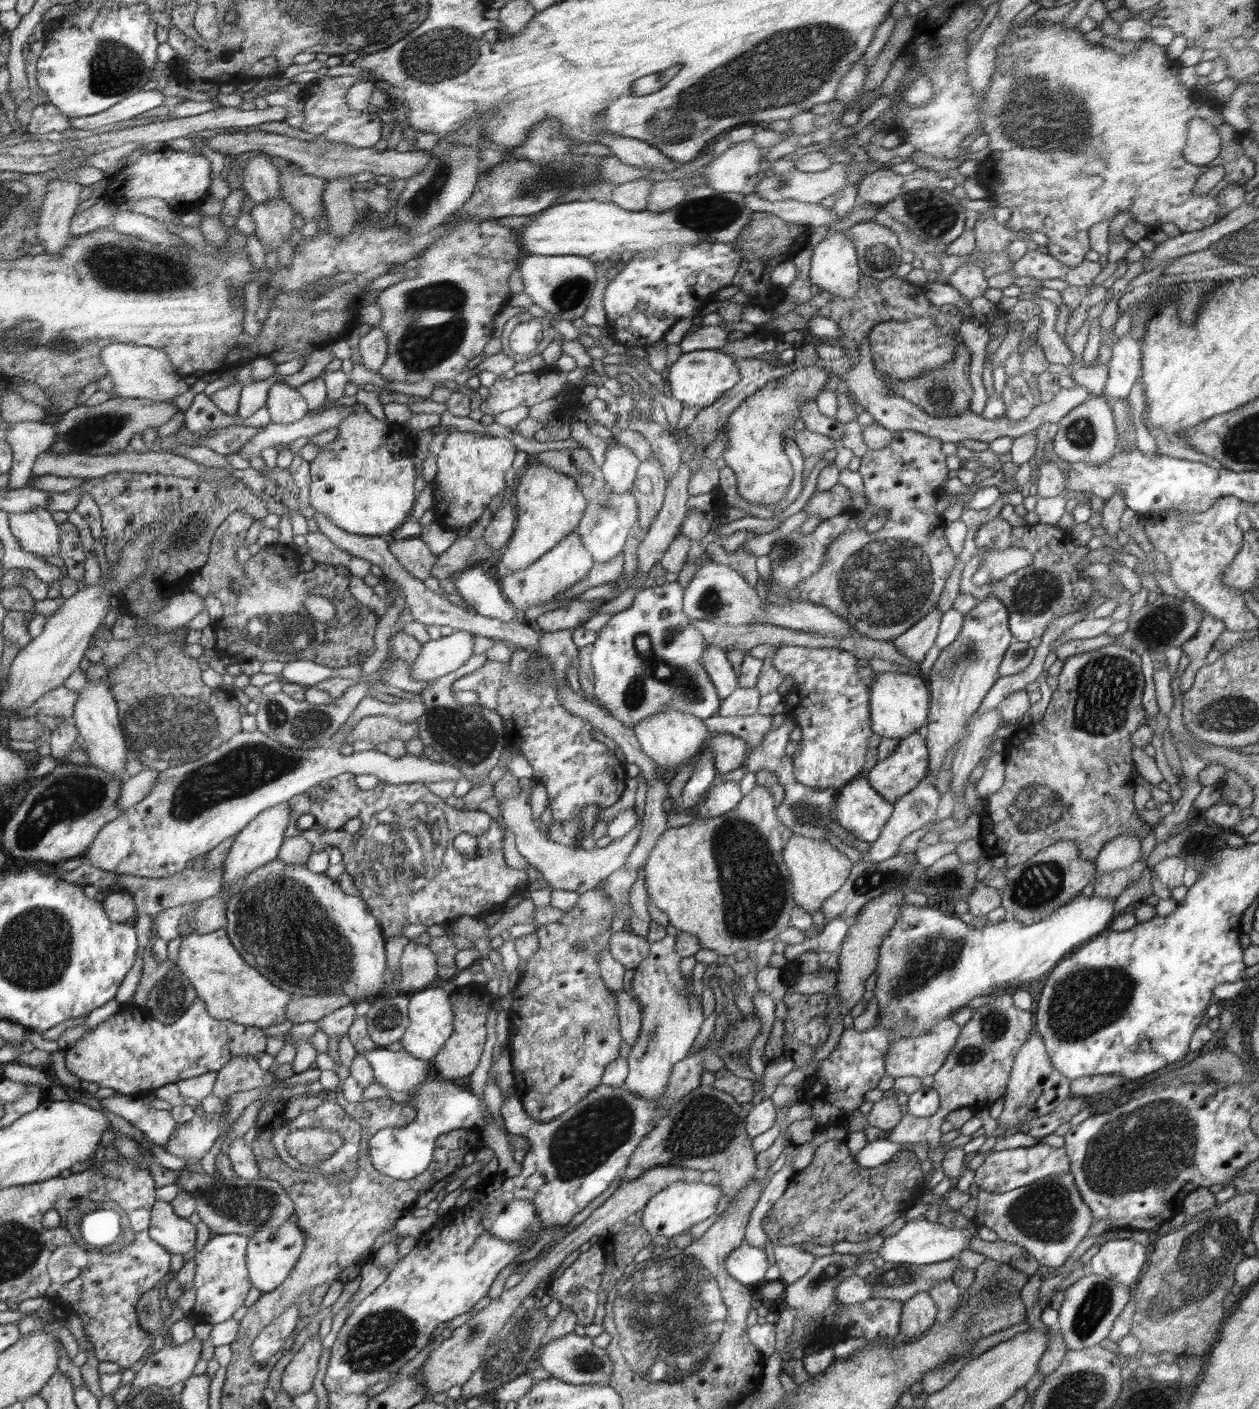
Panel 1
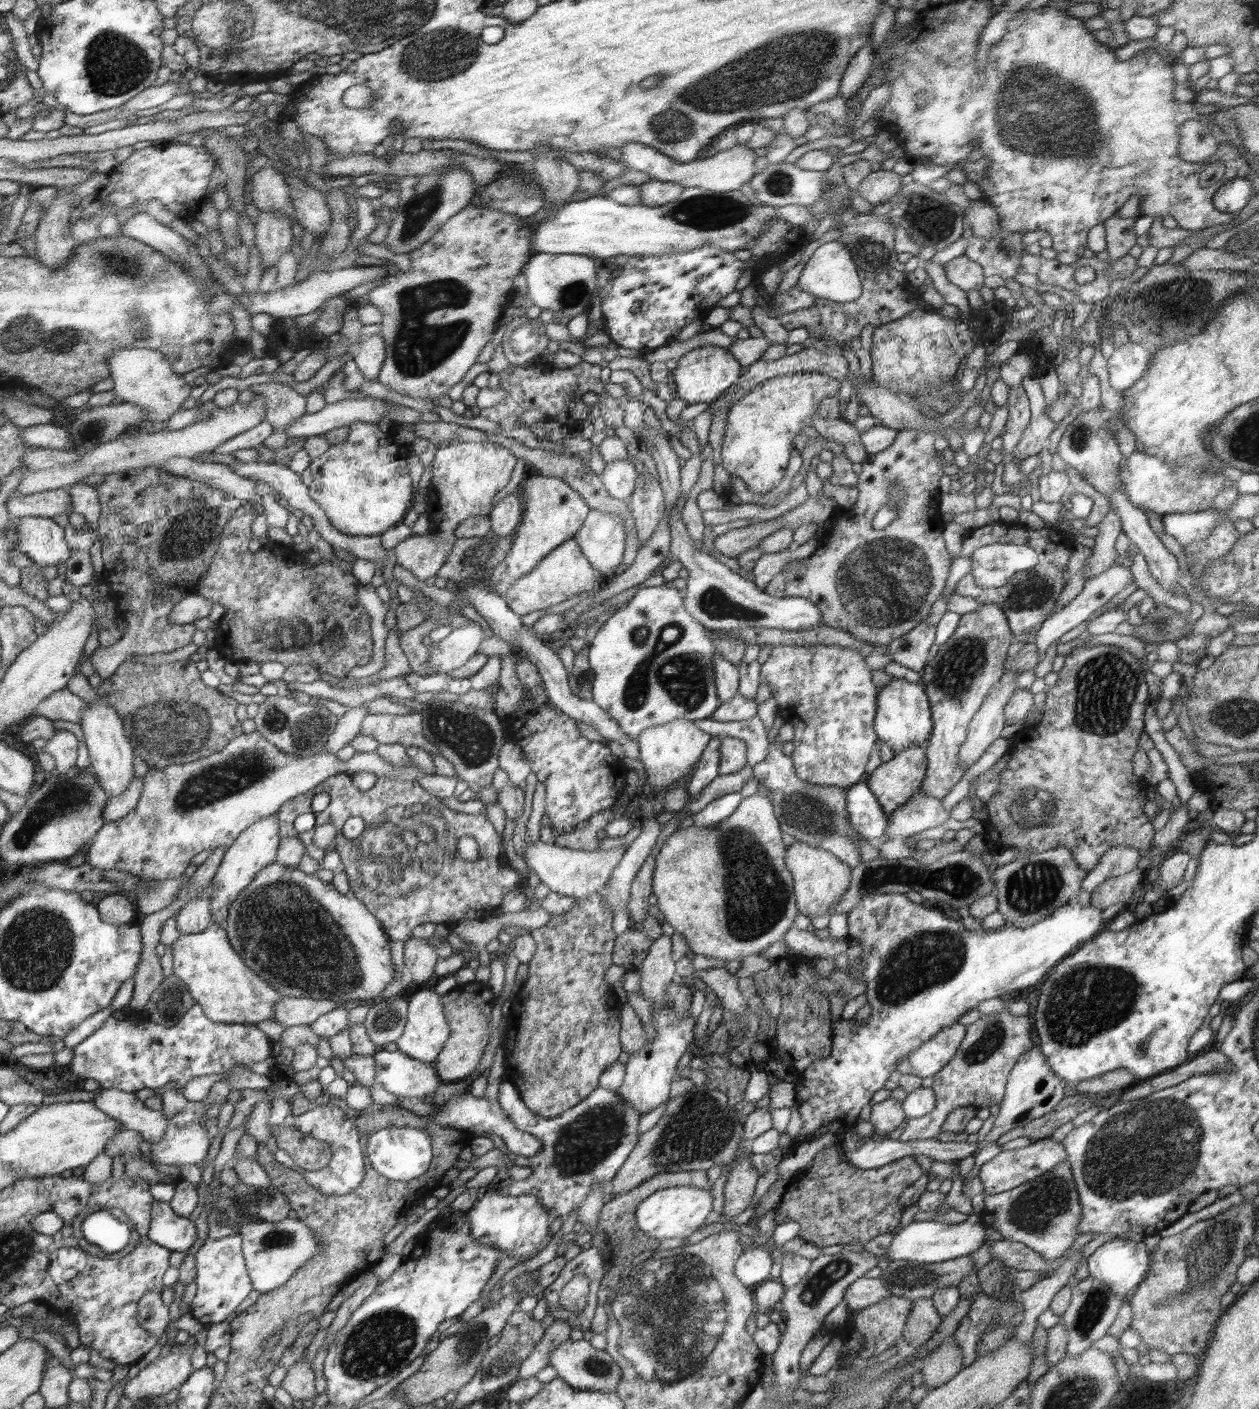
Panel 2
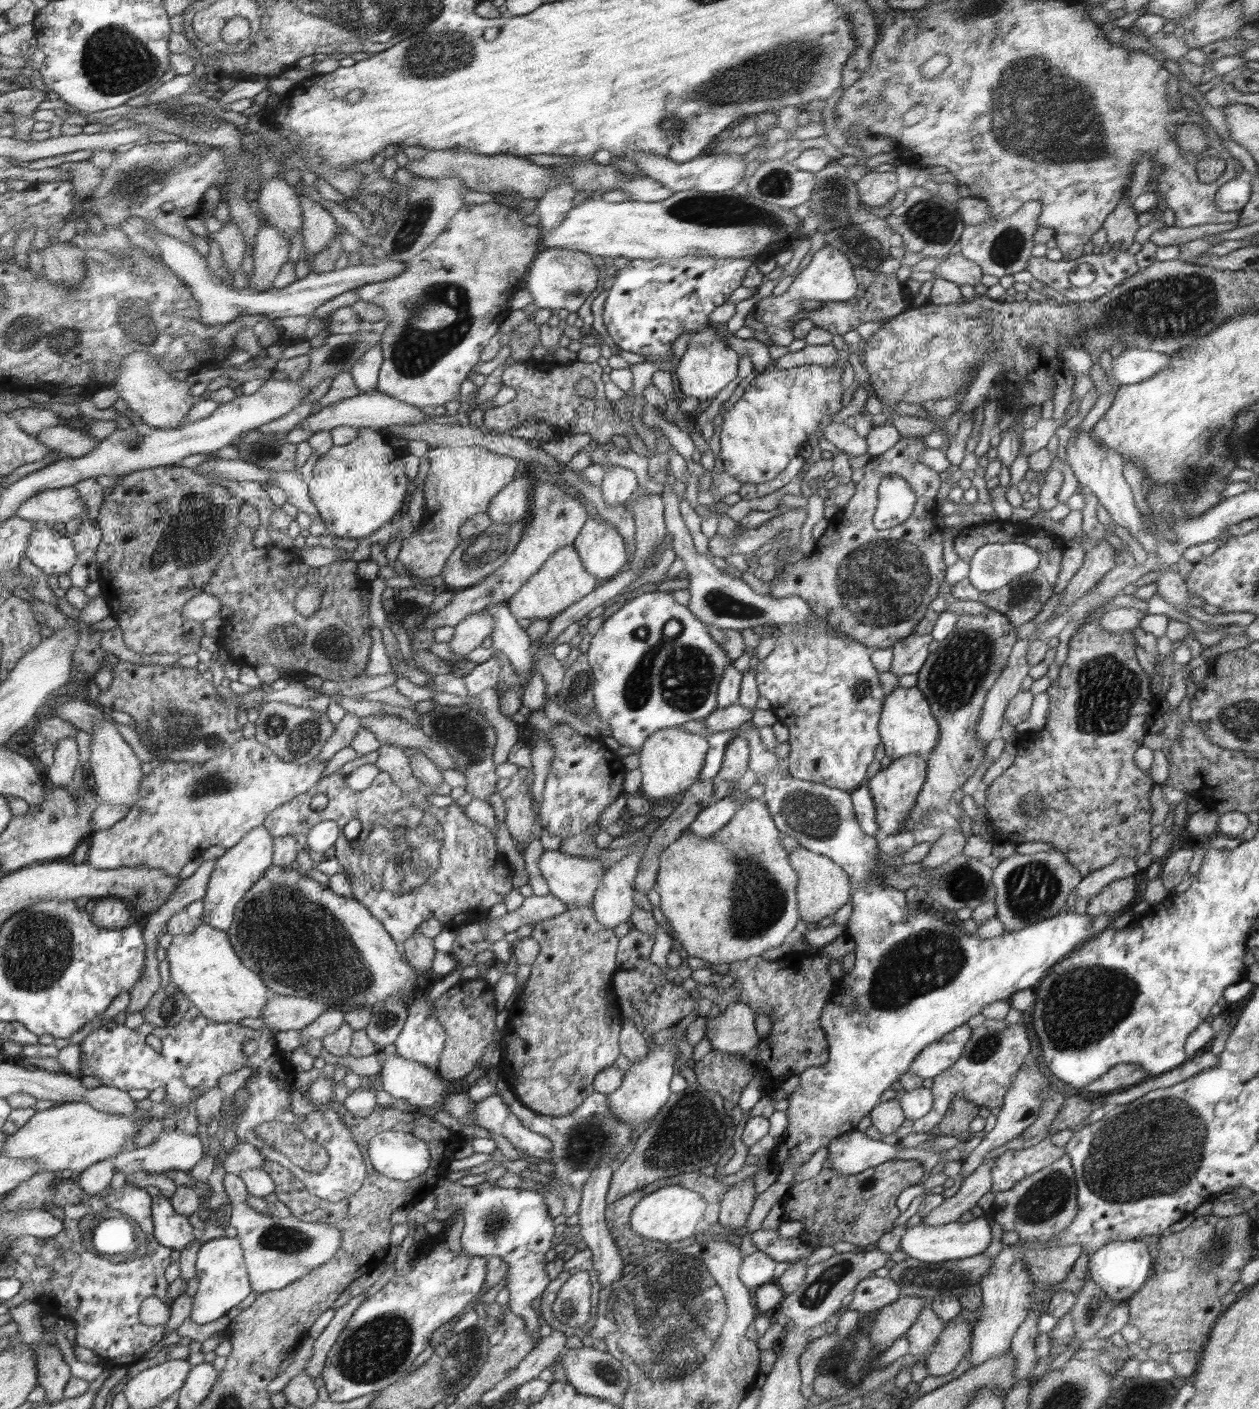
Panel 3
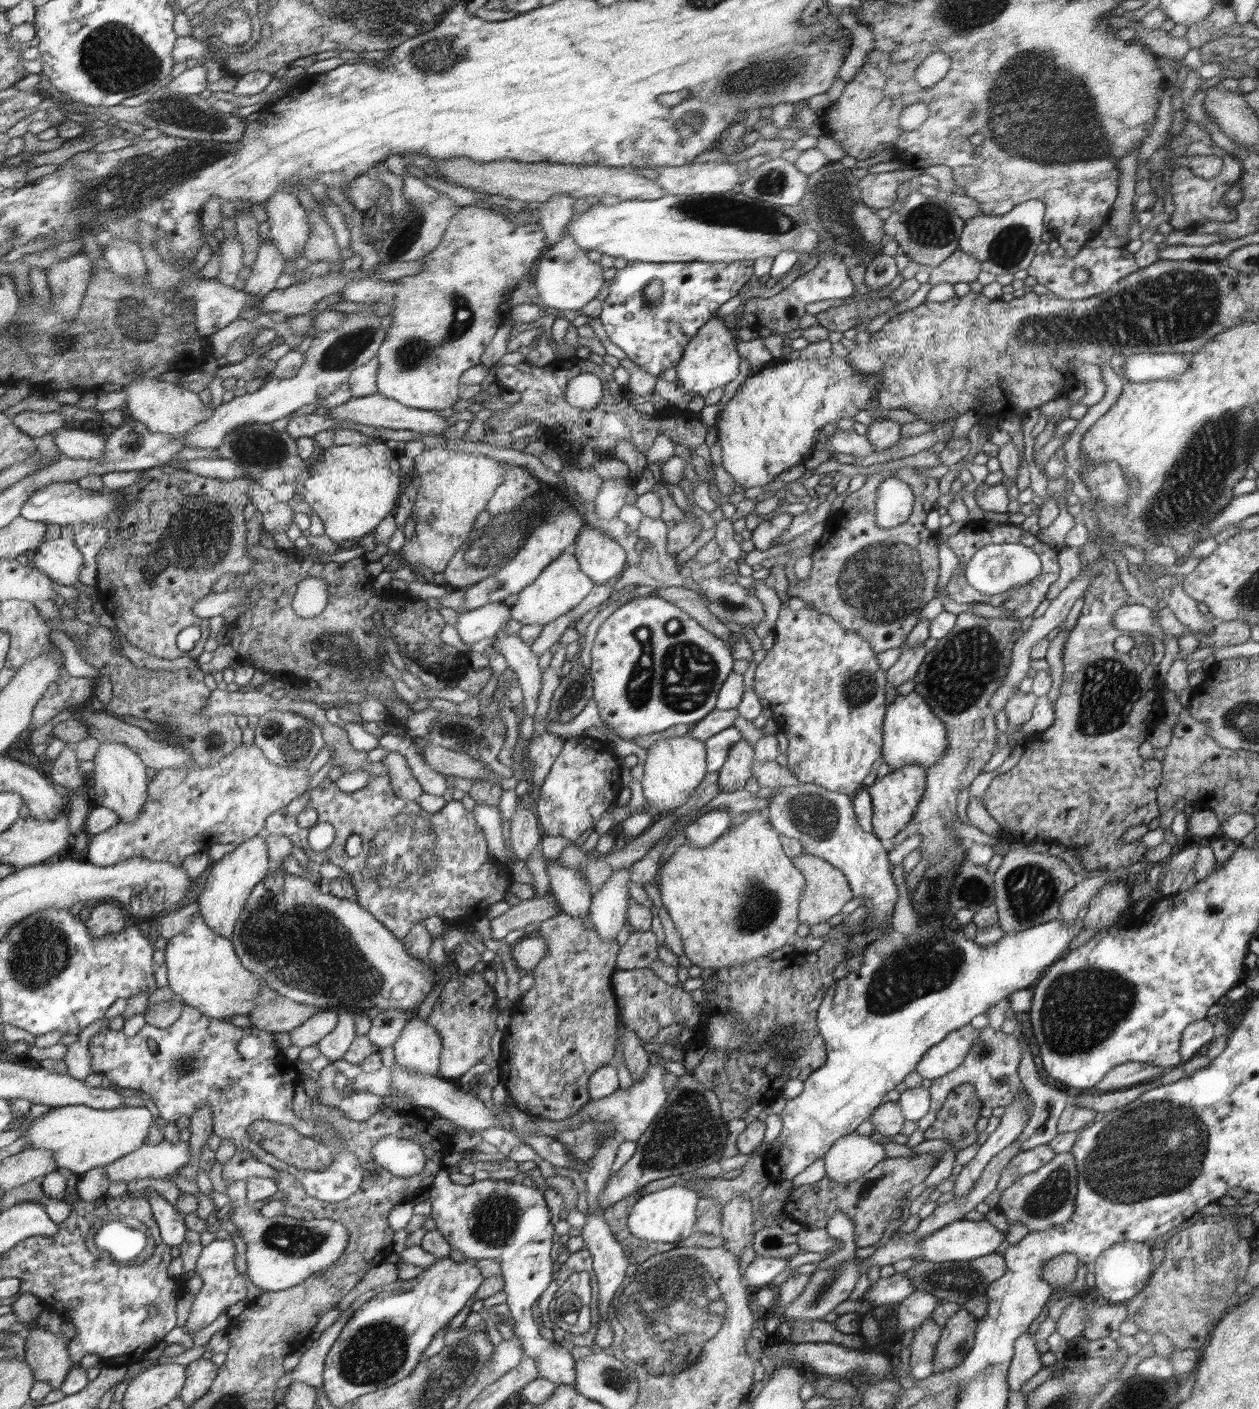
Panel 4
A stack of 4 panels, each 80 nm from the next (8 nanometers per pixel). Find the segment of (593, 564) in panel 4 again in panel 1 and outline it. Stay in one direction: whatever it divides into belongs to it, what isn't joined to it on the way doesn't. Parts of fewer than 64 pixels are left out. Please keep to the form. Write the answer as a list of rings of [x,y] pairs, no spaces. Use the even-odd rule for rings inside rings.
[[[605,486],[605,491],[607,492],[607,504],[598,505],[595,502],[588,502],[584,518],[576,528],[585,547],[592,553],[595,562],[608,562],[622,554],[625,544],[632,540],[639,516],[638,500],[633,489],[618,494]]]

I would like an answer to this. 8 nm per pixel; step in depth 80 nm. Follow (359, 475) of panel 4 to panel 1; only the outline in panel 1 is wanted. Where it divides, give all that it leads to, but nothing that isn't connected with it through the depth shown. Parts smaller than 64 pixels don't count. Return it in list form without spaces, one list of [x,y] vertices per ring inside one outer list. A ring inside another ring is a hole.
[[[356,403],[352,406],[352,415],[346,417],[337,426],[338,436],[328,444],[322,446],[320,454],[309,462],[311,479],[309,482],[310,492],[309,504],[316,511],[323,512],[332,522],[349,532],[362,536],[384,537],[384,534],[394,532],[406,516],[410,514],[414,500],[416,500],[416,490],[414,490],[414,480],[416,480],[416,470],[408,442],[400,436],[403,426],[390,426],[384,424],[372,416],[363,403]]]

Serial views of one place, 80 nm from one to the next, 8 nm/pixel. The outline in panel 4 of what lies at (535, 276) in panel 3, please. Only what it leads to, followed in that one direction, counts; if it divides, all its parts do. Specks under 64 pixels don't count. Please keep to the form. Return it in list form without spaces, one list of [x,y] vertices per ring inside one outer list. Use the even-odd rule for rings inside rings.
[[[566,235],[560,242],[547,249],[545,255],[538,260],[531,277],[531,284],[542,298],[541,305],[548,311],[559,314],[561,310],[580,310],[588,302],[592,302],[604,286],[602,272],[604,270],[598,264],[588,260],[588,255],[574,237]]]

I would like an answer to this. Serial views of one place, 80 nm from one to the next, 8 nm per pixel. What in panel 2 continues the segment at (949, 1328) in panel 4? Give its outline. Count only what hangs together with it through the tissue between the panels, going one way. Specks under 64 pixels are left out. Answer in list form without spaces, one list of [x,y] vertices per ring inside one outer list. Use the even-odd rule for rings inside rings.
[[[953,1334],[952,1339],[946,1338],[941,1346],[927,1356],[920,1374],[927,1388],[933,1389],[954,1378],[963,1364],[963,1352]]]

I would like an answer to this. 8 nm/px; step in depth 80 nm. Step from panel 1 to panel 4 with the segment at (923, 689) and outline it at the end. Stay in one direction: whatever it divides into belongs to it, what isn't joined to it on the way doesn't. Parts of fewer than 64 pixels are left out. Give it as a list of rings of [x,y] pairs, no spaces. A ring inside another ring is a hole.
[[[910,693],[908,696],[898,694],[896,700],[890,703],[890,708],[885,715],[885,749],[884,763],[890,770],[895,768],[918,765],[927,769],[938,763],[948,747],[947,728],[932,712],[930,705],[922,699],[918,693]]]

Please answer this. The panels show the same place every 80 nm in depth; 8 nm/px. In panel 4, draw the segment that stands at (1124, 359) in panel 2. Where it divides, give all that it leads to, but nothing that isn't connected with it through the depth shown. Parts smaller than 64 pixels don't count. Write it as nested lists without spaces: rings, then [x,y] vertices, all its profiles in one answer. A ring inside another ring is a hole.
[[[1131,354],[1125,356],[1124,372],[1130,382],[1176,380],[1189,365],[1189,358],[1177,354]]]

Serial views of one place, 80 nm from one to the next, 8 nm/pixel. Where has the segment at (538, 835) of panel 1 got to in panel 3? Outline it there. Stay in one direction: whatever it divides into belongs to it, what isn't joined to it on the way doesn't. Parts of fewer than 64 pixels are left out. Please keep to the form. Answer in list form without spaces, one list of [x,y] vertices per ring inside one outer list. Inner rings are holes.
[[[543,850],[538,866],[549,886],[548,892],[562,901],[570,910],[588,906],[593,902],[598,883],[606,870],[608,870],[608,868],[605,868],[601,858],[568,856],[560,850]]]

